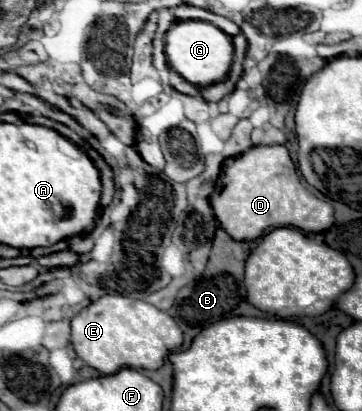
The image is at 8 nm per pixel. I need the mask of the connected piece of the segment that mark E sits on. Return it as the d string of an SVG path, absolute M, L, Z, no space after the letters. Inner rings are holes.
M114 294L94 300L72 318L70 342L76 354L100 374L114 374L120 368L158 370L166 356L182 346L182 330L170 314L158 310L156 306L144 300Z

